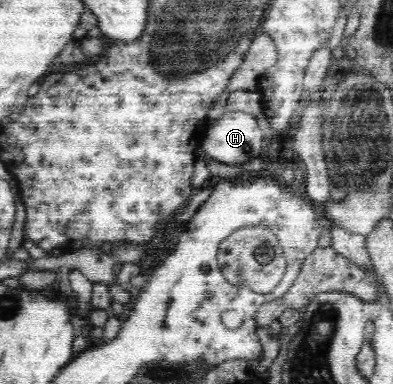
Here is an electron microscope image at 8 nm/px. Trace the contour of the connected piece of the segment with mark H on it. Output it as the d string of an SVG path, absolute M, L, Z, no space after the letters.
M225 112L208 127L202 142L206 156L240 167L265 154L264 135L253 114Z

